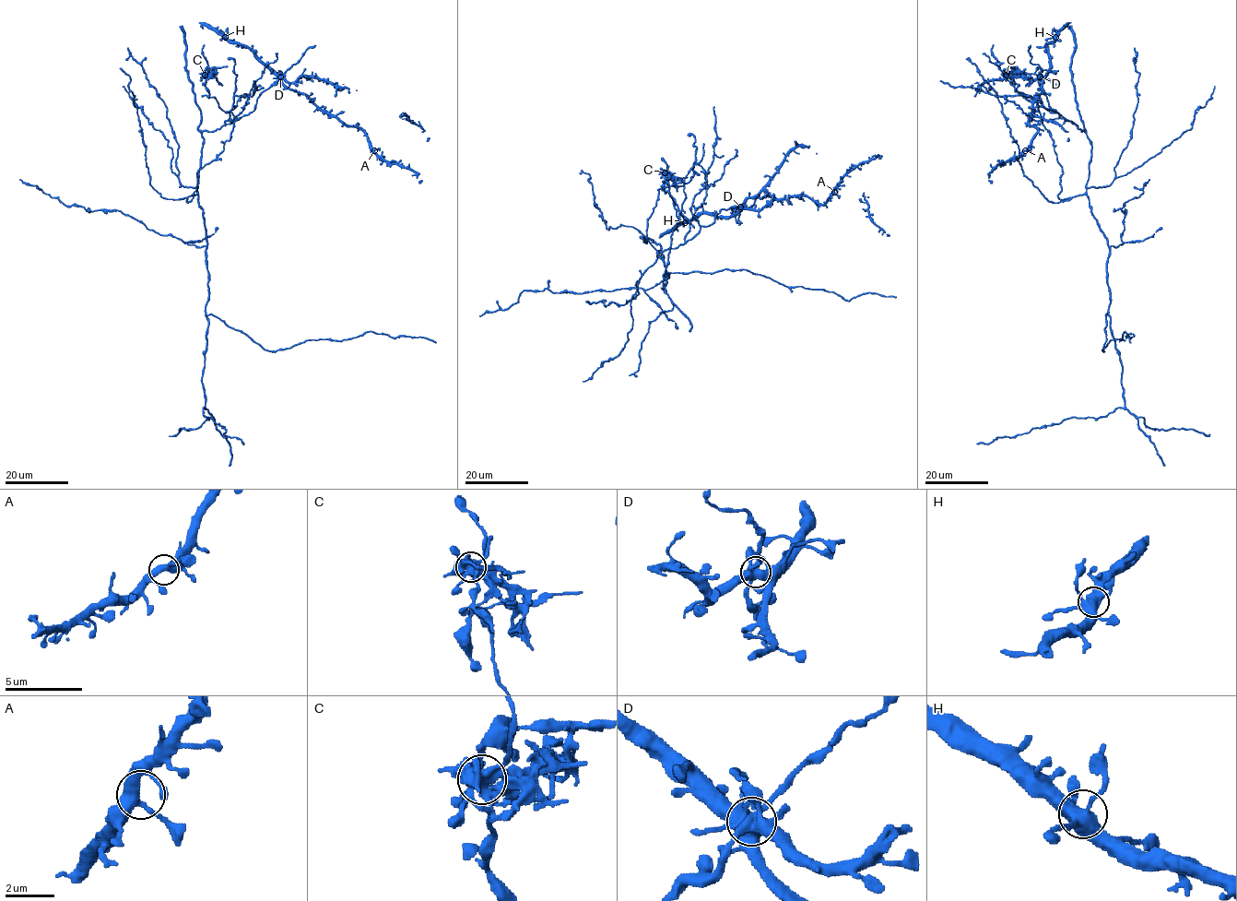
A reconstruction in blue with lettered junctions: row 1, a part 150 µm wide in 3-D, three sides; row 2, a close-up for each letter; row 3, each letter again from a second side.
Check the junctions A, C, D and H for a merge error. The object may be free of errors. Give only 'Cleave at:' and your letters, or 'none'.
Cleave at: C

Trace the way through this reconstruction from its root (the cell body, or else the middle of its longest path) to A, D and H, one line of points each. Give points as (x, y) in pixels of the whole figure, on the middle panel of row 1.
A: (657, 254), (663, 258), (665, 250), (690, 240), (722, 209), (761, 209), (803, 195), (823, 204), (834, 192)
D: (657, 254), (663, 258), (665, 250), (676, 248), (690, 240), (701, 225), (712, 224), (722, 209), (740, 207)
H: (657, 254), (663, 258), (665, 250), (690, 240), (722, 209), (739, 207), (729, 216), (700, 214), (685, 222)

